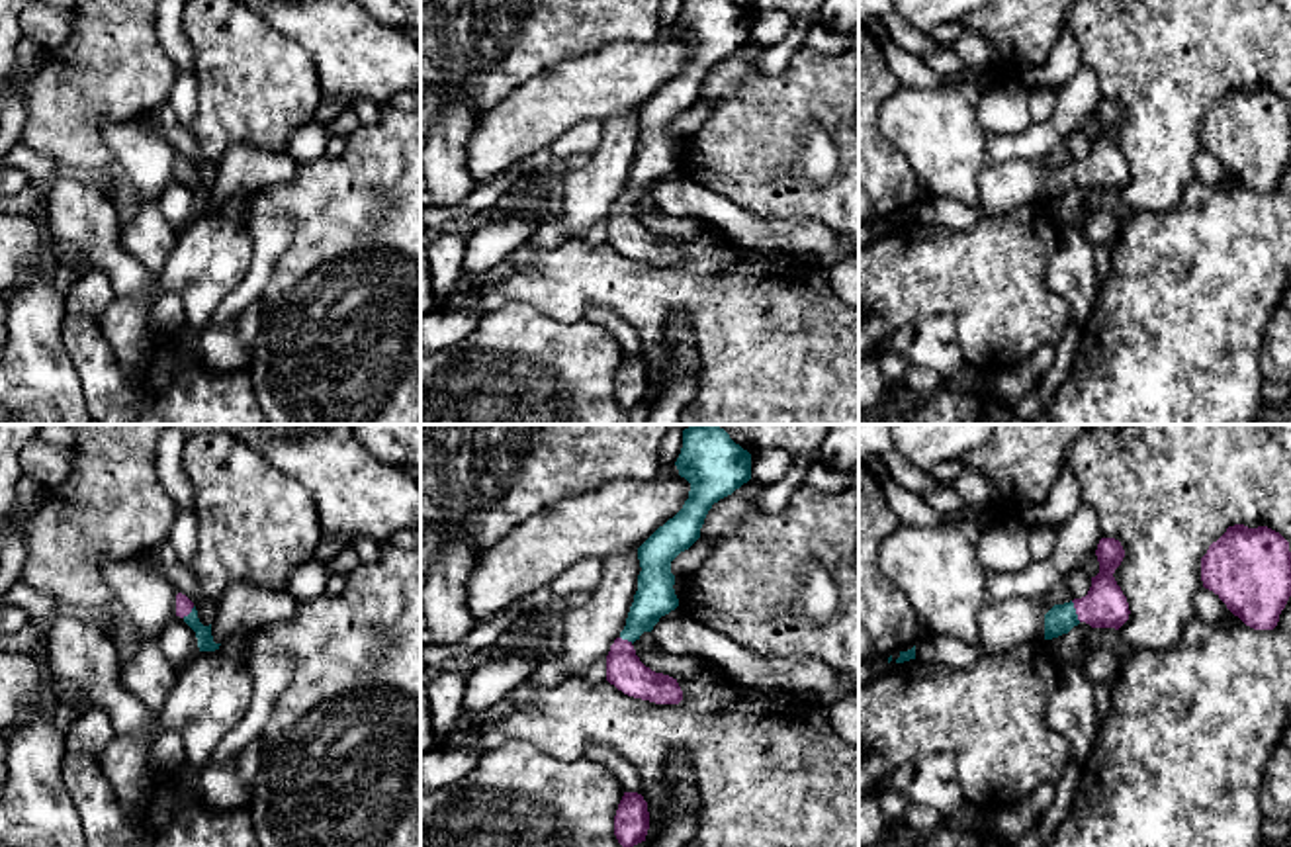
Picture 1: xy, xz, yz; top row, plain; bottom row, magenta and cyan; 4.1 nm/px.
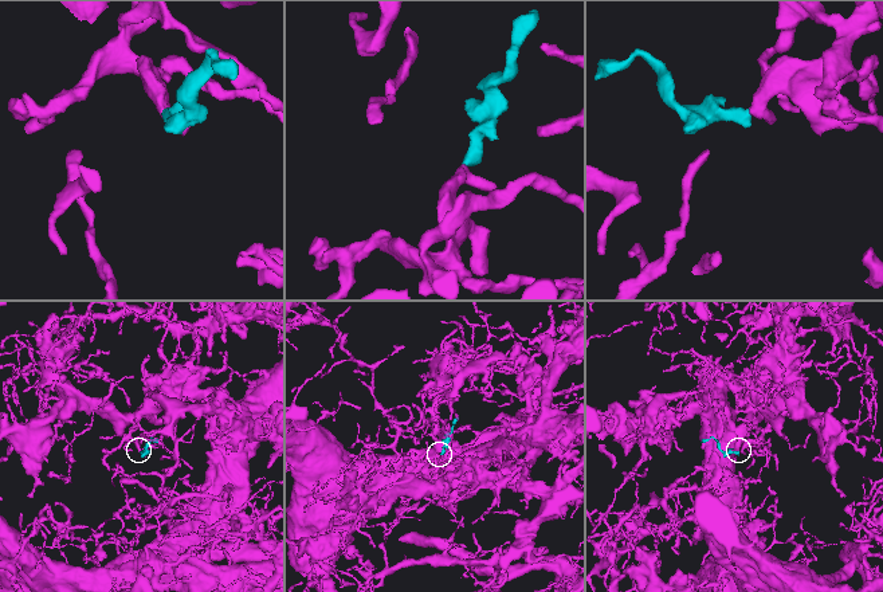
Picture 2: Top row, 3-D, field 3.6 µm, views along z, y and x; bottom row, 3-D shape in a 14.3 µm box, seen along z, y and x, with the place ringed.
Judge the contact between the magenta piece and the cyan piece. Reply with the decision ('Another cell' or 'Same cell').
Same cell

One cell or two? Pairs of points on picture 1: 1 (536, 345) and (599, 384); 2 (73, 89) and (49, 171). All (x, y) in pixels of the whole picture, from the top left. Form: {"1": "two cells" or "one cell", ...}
{"1": "one cell", "2": "two cells"}

